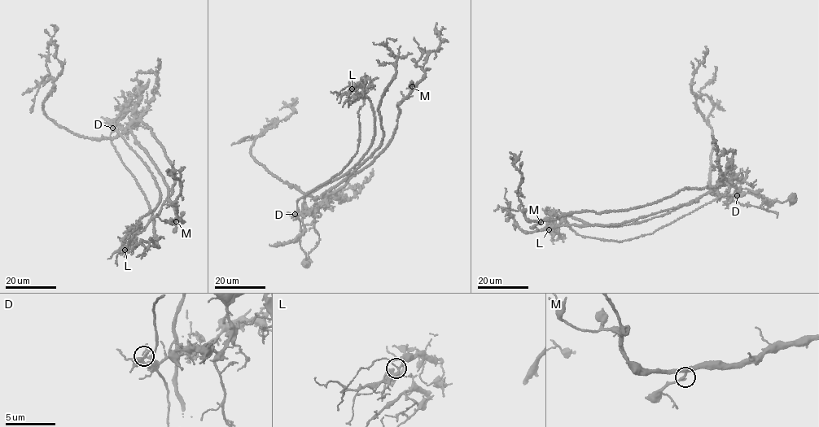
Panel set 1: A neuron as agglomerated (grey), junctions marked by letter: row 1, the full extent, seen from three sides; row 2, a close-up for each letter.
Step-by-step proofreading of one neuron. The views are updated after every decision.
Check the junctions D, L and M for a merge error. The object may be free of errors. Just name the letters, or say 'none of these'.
D

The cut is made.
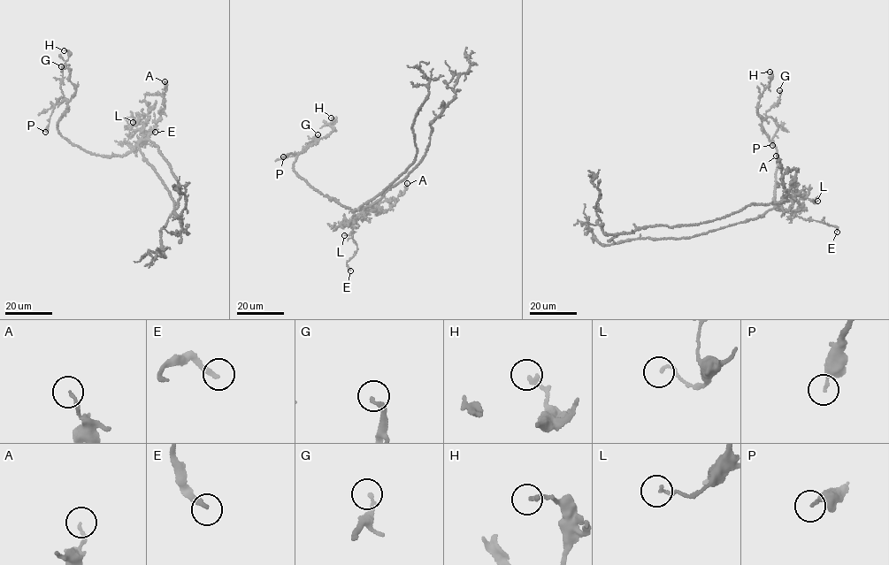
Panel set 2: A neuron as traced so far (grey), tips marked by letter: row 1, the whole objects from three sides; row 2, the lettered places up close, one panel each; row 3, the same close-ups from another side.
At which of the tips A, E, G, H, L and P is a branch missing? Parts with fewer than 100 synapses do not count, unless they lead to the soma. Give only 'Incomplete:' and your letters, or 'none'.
Incomplete: E

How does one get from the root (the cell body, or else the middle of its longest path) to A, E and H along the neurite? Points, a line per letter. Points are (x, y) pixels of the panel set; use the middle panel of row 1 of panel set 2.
A: (375, 202), (372, 205), (373, 210), (379, 213), (386, 210), (394, 205), (407, 183)
E: (375, 202), (354, 213), (351, 227), (357, 250), (347, 262), (350, 271)
H: (375, 202), (349, 209), (315, 190), (295, 171), (302, 151), (333, 132), (331, 118)

